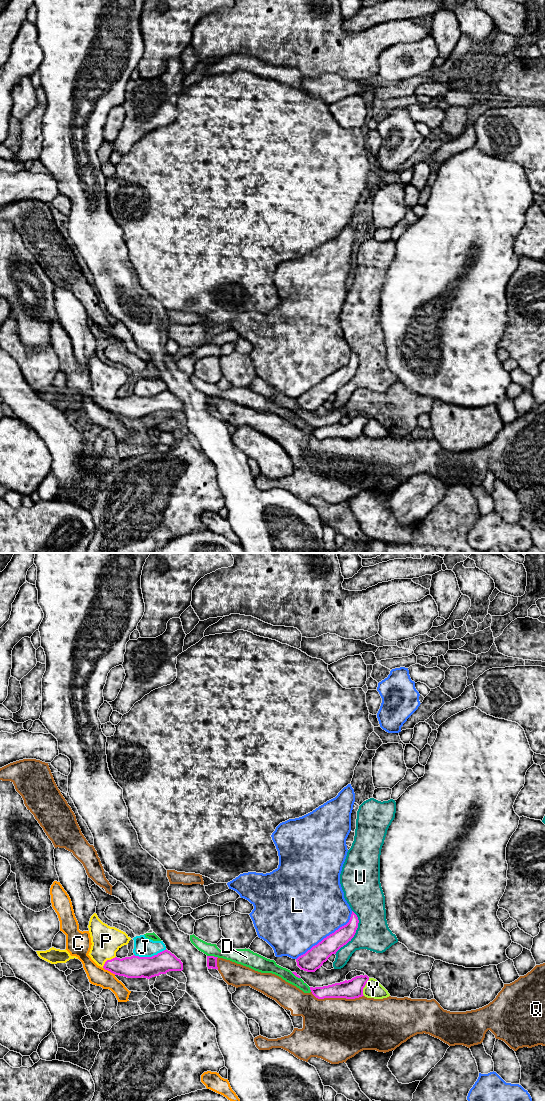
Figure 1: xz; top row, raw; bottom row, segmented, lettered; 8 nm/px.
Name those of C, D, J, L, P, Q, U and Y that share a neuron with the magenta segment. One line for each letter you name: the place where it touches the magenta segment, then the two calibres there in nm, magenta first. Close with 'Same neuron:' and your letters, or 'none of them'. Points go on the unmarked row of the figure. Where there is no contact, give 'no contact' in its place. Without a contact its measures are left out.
P: xz (107, 400) | 180/240 nm
Same neuron: P

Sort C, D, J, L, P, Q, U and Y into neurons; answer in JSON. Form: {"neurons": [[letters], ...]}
{"neurons": [["C"], ["D", "U"], ["J"], ["L"], ["P"], ["Q"], ["Y"]]}

